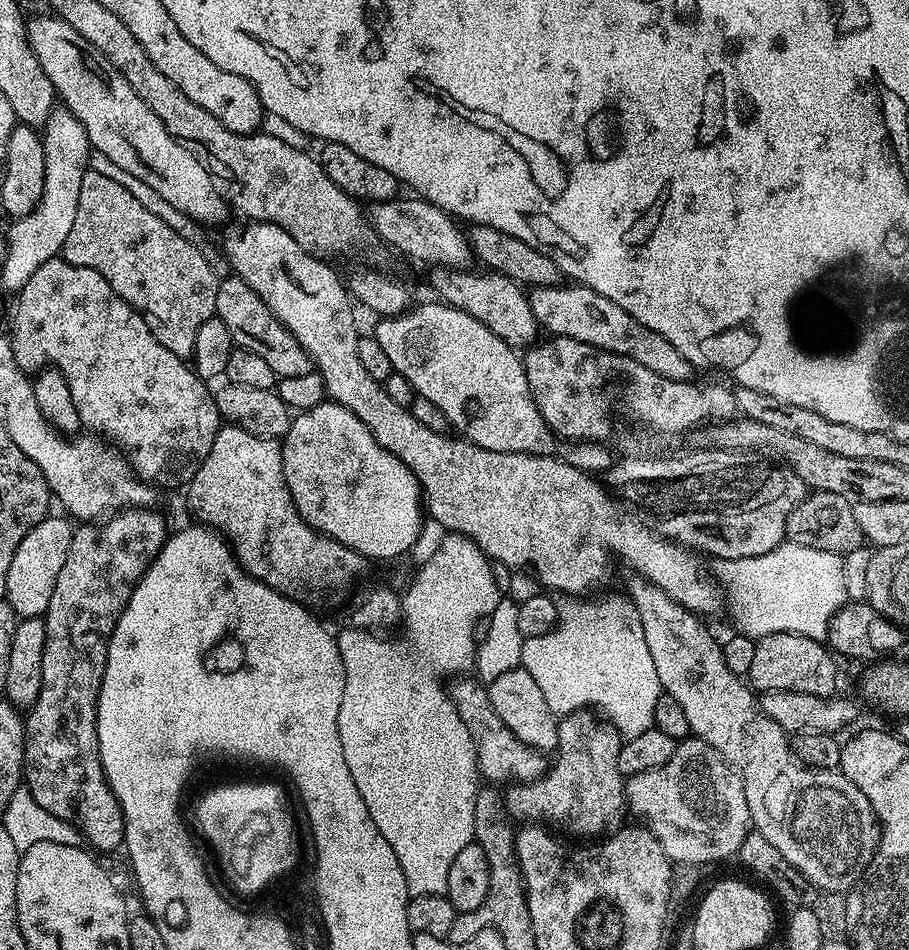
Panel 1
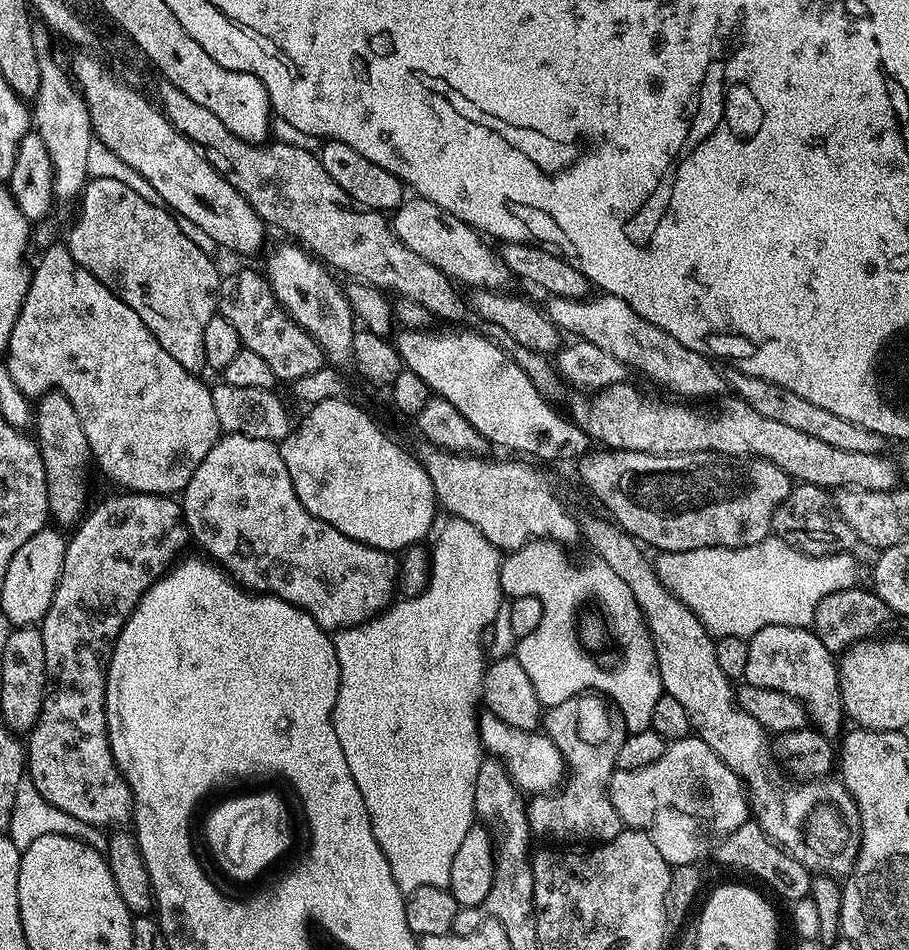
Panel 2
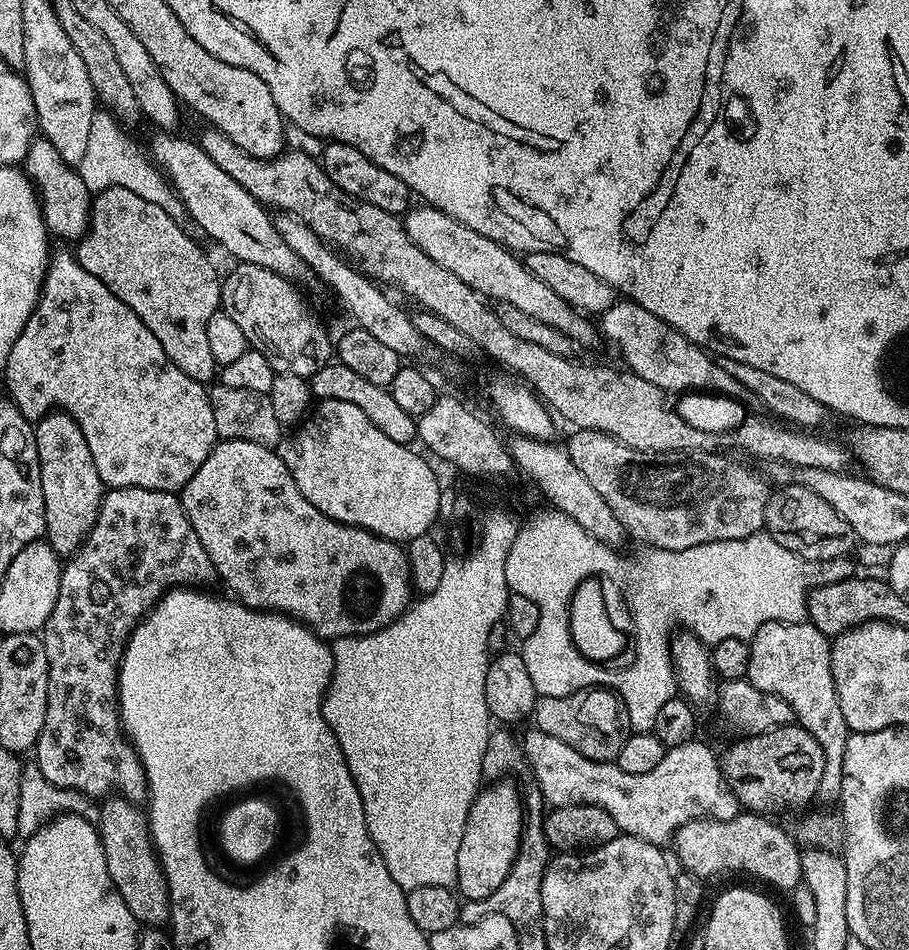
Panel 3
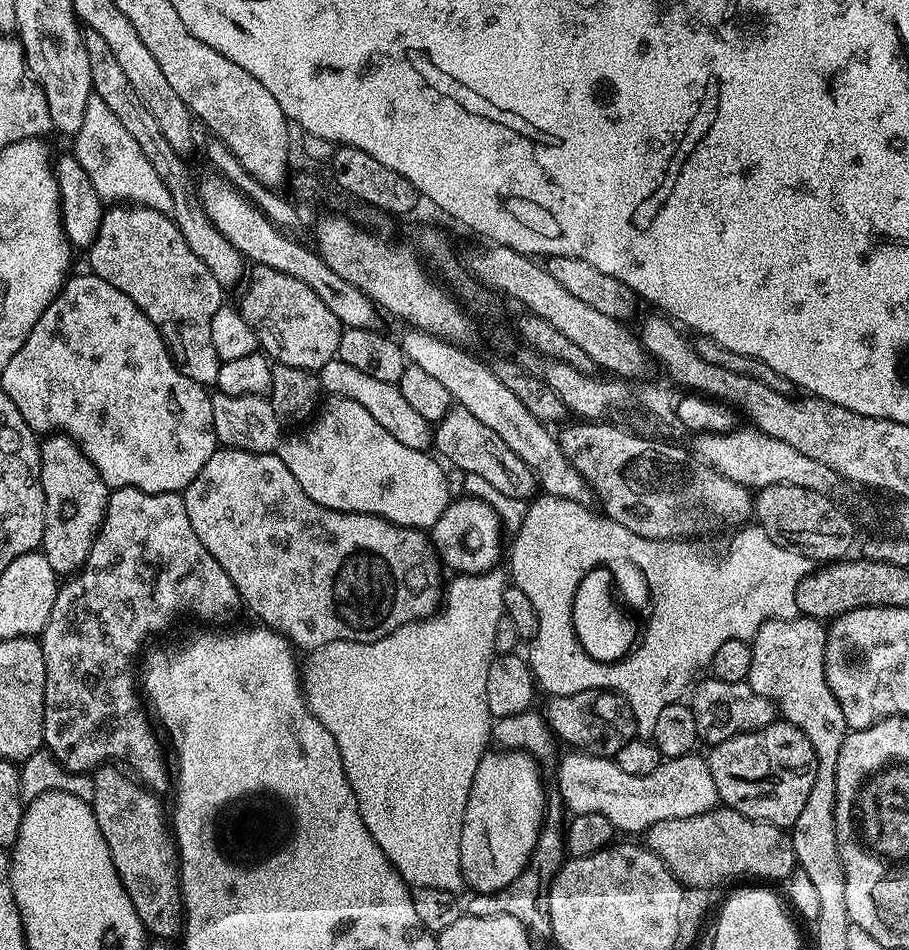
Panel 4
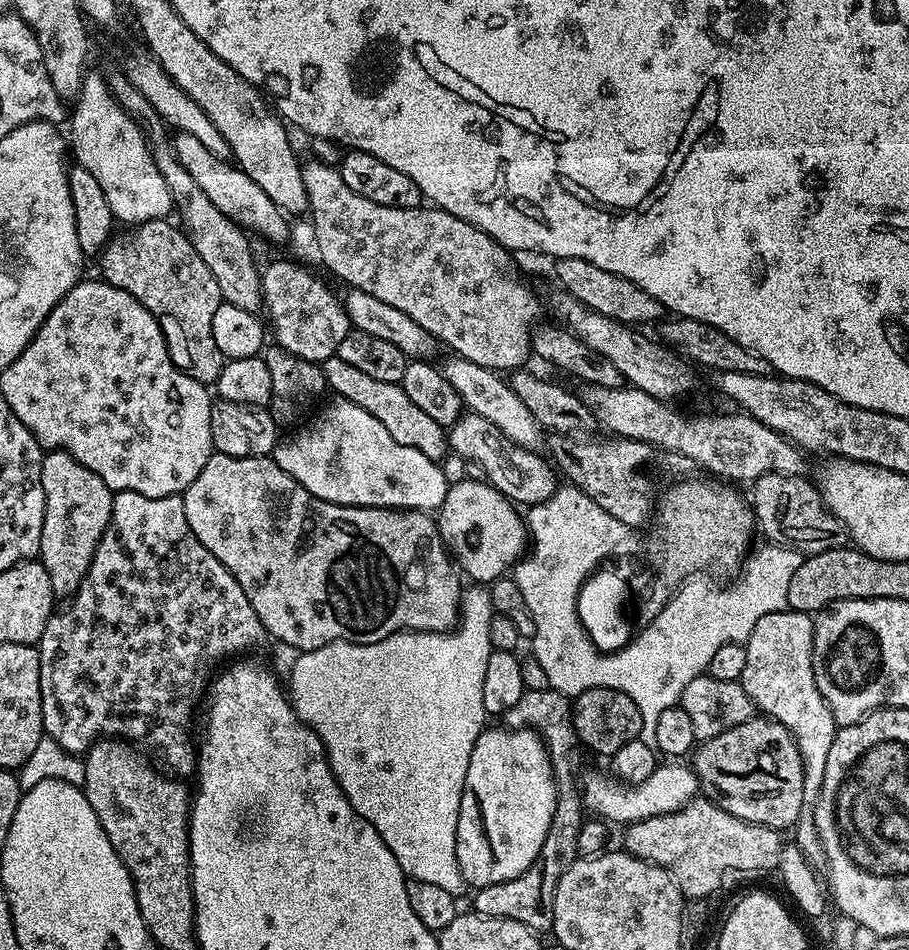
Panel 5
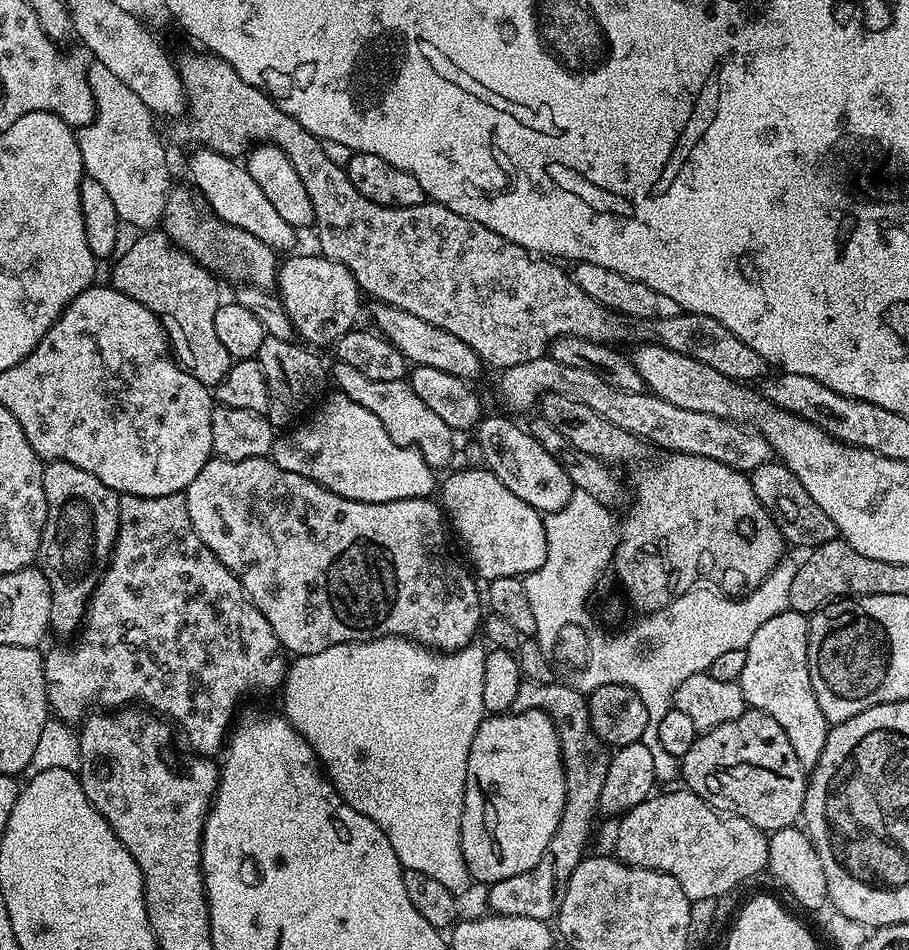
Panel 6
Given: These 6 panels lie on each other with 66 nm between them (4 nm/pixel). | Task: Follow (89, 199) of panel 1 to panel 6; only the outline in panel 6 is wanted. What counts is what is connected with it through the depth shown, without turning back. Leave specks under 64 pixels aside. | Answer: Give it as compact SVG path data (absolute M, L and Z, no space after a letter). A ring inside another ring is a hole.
M148 230L138 236L124 253L119 253L120 261L112 268L111 287L154 313L182 367L198 382L215 386L226 378L234 363L214 330L214 314L222 303L217 277L181 252L163 230Z

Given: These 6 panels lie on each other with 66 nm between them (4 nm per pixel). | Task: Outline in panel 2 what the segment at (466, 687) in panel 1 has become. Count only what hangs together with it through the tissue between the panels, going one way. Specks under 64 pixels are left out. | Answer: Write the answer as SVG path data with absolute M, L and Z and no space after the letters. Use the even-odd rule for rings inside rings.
M484 710L479 713L480 747L491 759L499 760L508 772L513 785L527 794L551 794L563 785L566 779L566 765L558 746L540 730L527 732L514 726L506 726L502 718Z

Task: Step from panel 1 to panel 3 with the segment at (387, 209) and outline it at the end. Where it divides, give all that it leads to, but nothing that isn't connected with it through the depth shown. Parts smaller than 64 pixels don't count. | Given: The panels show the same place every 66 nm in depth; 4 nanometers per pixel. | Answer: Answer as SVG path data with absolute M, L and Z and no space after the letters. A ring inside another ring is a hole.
M431 206L409 207L406 215L403 217L404 229L422 250L422 254L427 254L438 262L438 266L443 266L450 270L457 278L462 278L466 286L470 286L478 295L495 302L497 305L509 304L522 310L525 314L530 314L530 318L538 318L538 322L546 322L546 326L554 326L562 330L572 340L573 345L588 344L592 339L597 339L598 332L587 315L581 314L576 309L571 308L565 300L558 298L546 282L534 278L530 270L524 265L523 259L519 255L513 254L503 244L494 242L478 230L470 230L470 226L462 226L450 214Z

